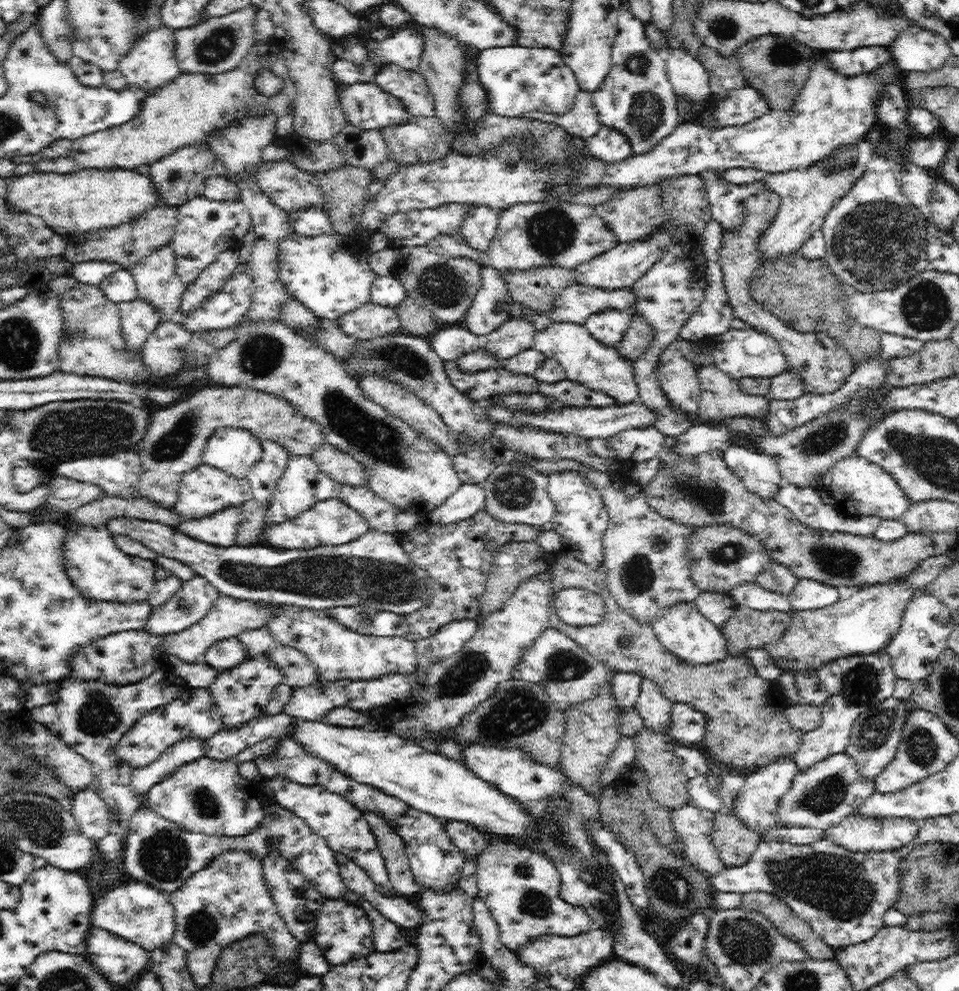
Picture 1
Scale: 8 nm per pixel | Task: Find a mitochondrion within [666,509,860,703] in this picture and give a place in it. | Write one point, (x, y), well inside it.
(729, 553)

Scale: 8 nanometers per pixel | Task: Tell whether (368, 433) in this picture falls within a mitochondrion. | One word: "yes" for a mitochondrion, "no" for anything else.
yes

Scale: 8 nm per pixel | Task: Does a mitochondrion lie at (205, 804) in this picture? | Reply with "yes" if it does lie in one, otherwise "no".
yes

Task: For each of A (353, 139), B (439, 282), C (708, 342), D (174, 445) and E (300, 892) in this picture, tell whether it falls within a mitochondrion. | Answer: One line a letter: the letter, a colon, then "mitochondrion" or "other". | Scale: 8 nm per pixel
A: other
B: mitochondrion
C: other
D: mitochondrion
E: other

